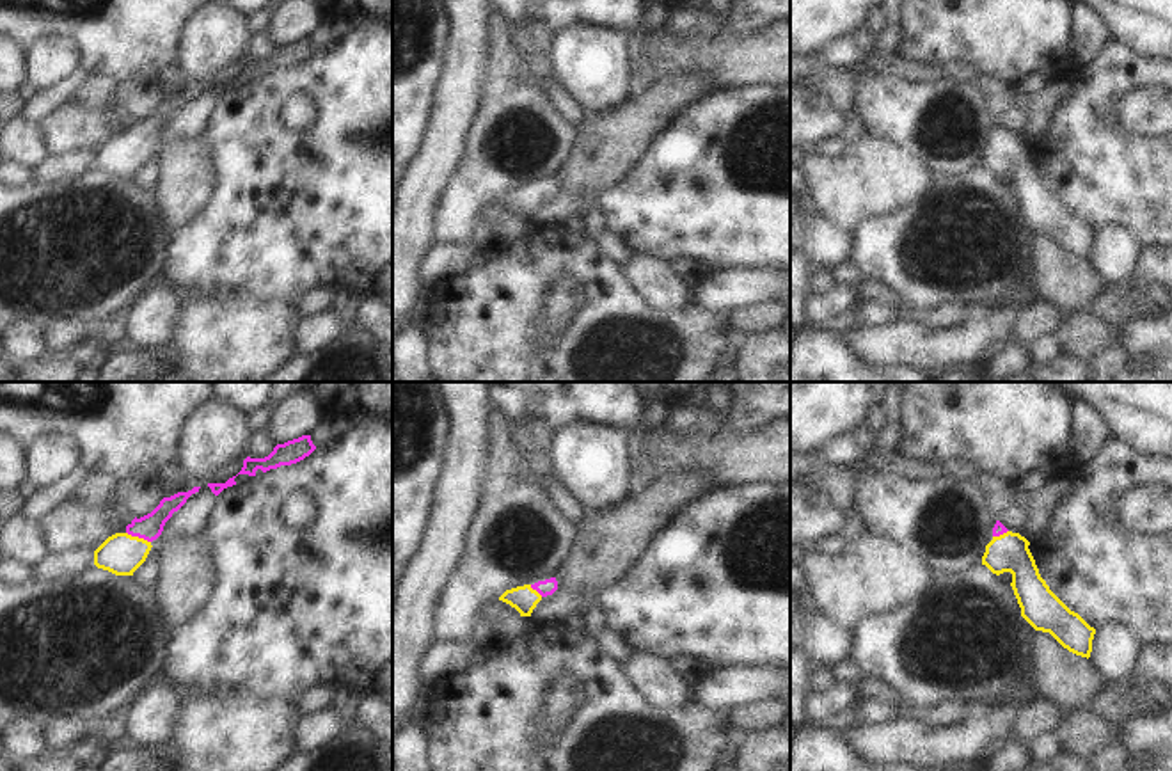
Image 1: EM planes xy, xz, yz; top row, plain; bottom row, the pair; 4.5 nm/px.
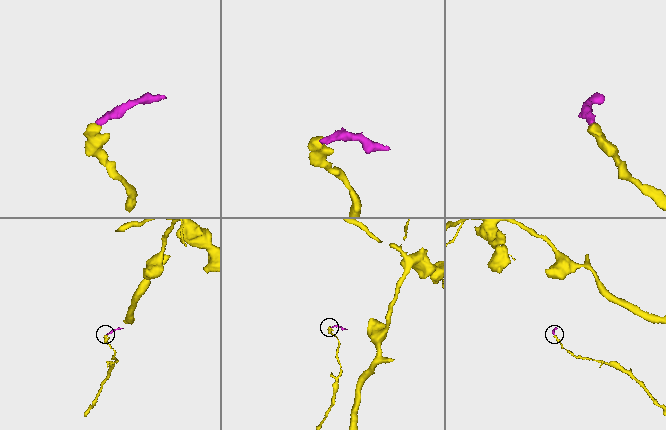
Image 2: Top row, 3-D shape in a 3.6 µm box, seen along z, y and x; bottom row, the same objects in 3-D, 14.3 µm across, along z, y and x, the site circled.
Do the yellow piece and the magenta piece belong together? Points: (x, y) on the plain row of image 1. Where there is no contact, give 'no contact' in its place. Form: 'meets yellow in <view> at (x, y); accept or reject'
meets yellow in xy at (137, 139); accept

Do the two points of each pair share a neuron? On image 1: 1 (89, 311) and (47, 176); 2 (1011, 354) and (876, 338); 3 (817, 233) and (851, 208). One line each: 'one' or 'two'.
1: two
2: two
3: two

